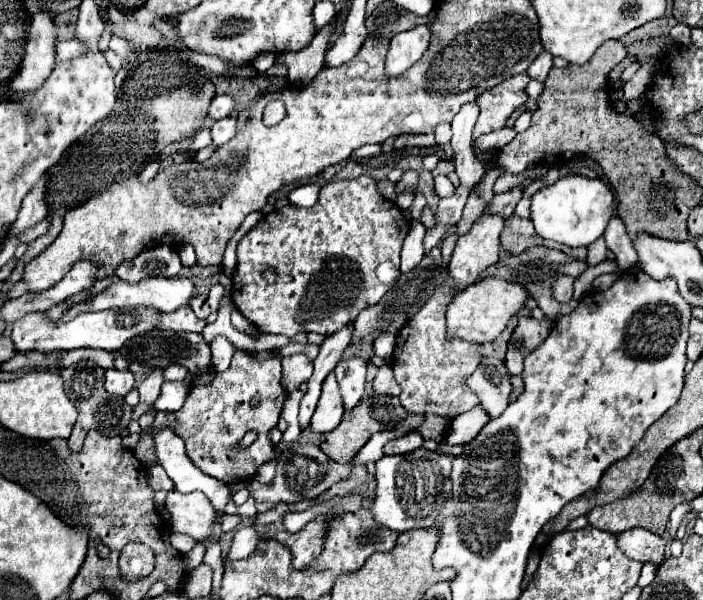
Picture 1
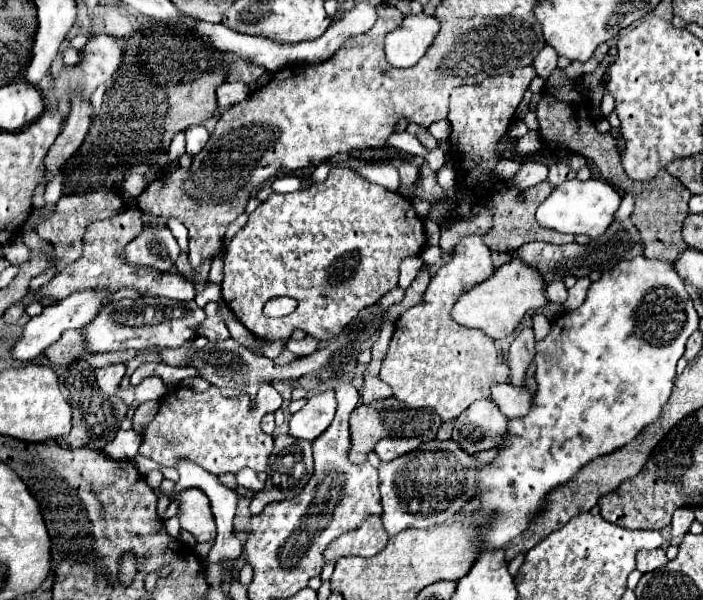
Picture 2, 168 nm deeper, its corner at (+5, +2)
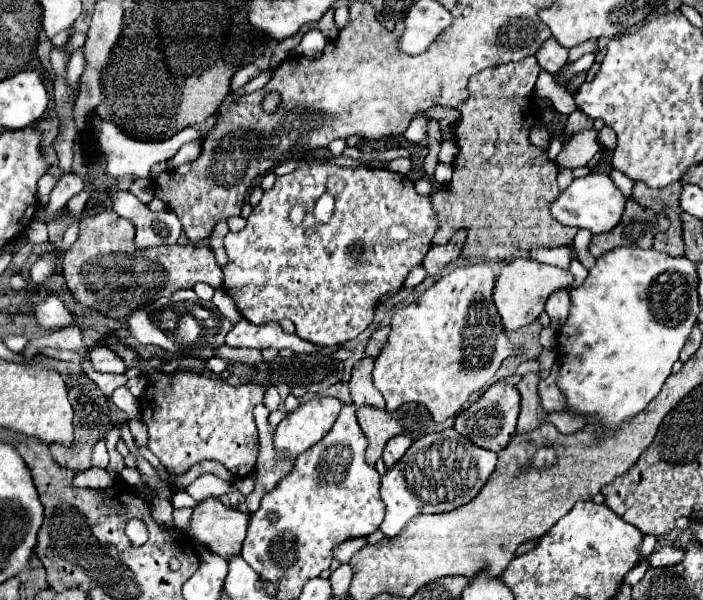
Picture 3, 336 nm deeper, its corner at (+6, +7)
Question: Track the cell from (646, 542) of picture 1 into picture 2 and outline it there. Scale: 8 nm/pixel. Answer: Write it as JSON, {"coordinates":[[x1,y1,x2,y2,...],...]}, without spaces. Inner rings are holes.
{"coordinates":[[663,549,641,551,641,553,637,555,637,569,639,569,641,573,649,573,649,571,653,571,653,569,659,569,659,567,663,567,665,563,669,563,669,559,667,559,667,555,665,555]]}

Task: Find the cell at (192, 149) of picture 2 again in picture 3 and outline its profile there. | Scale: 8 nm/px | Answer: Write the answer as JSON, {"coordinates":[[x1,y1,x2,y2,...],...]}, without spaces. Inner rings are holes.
{"coordinates":[[198,140,188,142,182,150,178,150,178,154,174,158,168,160,168,168,174,170,174,168,178,168,184,162,194,162,200,156,200,148,202,148,202,142,198,142]]}

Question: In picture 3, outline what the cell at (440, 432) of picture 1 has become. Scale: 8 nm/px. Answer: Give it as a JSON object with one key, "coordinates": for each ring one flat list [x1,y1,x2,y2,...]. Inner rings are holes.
{"coordinates":[[402,404,398,410,394,412,388,412,388,410,382,410,382,408,374,408,374,406,360,406,356,410,356,416,358,416,358,424,362,428,362,432,366,434,368,438,368,448,366,448,366,462,370,466,376,464,376,460,382,456,382,450,384,450,384,444,392,438,392,436,398,436,398,434,408,434,410,438,420,438,424,434,430,434,430,432,440,432,444,428,450,428,454,424,454,420,450,418,448,422,442,422,442,424,436,424,432,422,432,416,428,414,428,410,420,404]]}

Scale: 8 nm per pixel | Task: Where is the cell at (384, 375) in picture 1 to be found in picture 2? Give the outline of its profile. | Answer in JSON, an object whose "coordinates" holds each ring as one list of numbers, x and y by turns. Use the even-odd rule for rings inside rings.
{"coordinates":[[365,377,363,389,361,389,361,403,371,403,387,397,391,397,391,387,387,383,383,383,379,377]]}

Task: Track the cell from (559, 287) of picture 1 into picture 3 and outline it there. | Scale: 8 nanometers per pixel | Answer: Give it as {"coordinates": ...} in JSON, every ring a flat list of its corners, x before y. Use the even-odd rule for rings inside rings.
{"coordinates":[[566,288,554,290,546,302,546,312,552,320,552,328,558,330,564,324,564,318,568,316,568,308,570,308,570,296]]}

